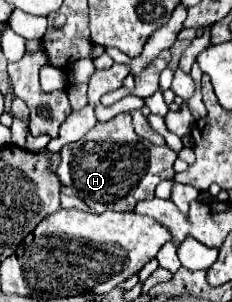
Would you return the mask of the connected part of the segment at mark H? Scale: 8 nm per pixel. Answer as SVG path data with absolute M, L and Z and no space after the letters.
M131 112L117 114L109 122L95 124L81 140L63 146L55 176L97 214L105 210L133 210L137 202L153 198L159 182L173 178L177 154L169 146L155 146L135 134Z

